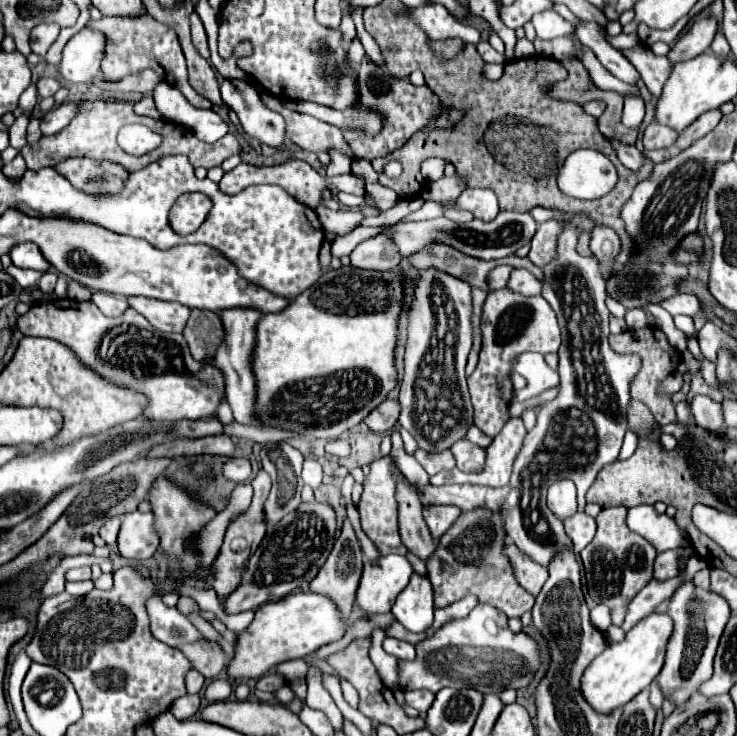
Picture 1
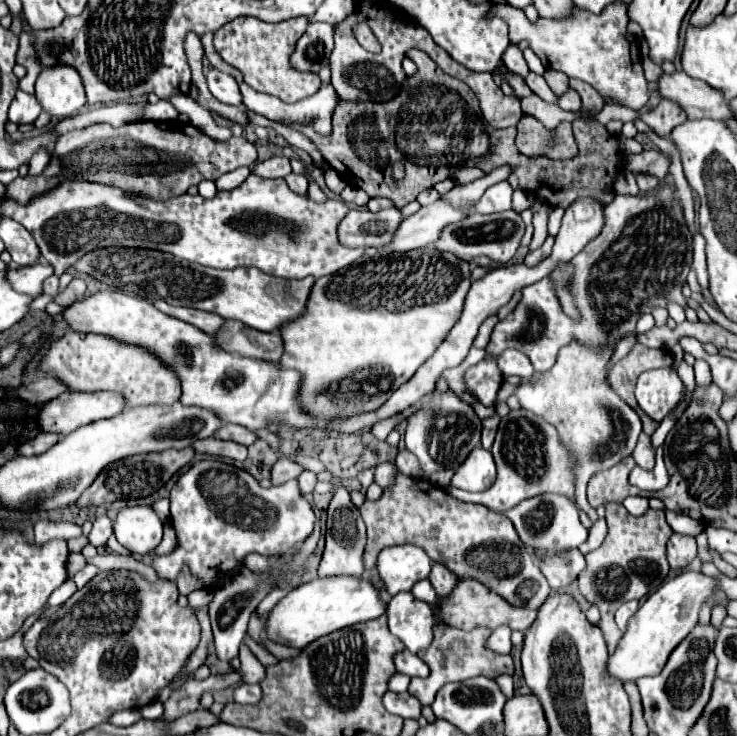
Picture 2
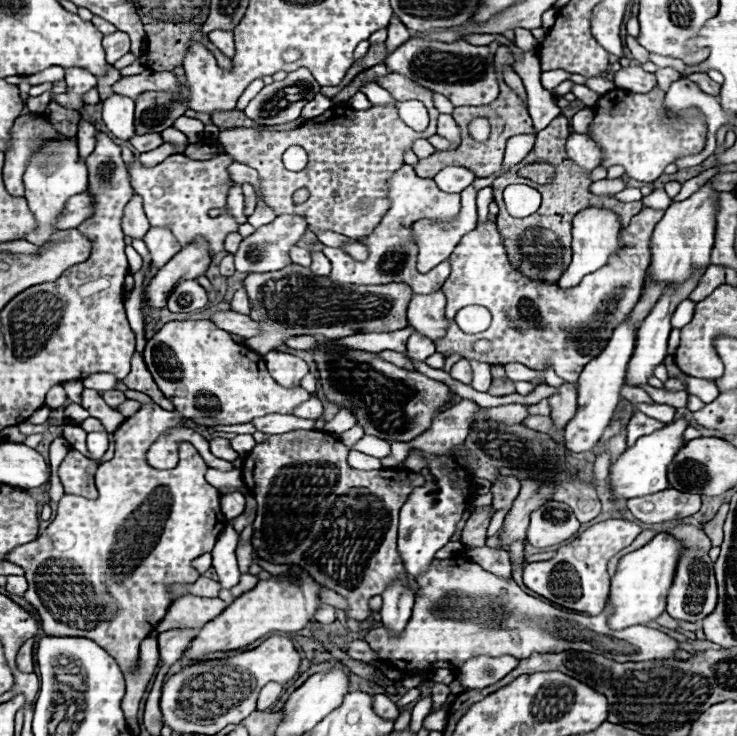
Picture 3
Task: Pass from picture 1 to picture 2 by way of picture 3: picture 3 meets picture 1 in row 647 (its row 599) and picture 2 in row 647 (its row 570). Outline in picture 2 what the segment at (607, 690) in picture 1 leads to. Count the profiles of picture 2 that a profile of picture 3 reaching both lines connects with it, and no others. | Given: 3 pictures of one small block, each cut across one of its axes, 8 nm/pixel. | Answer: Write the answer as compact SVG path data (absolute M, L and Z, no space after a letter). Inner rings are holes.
M682 572L674 580L662 584L630 618L624 636L620 638L614 654L606 662L606 674L618 682L636 682L642 676L658 674L670 652L690 634L698 622L702 602L714 600L716 582L702 572Z

